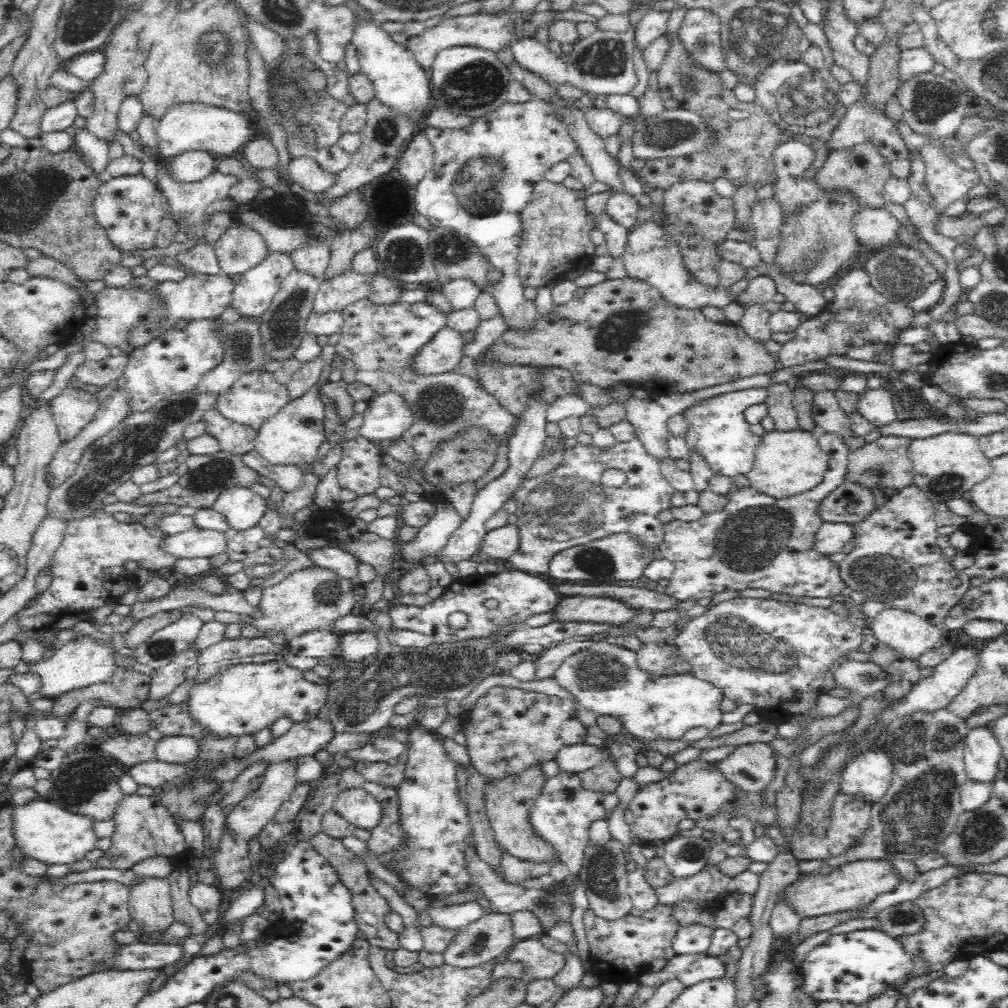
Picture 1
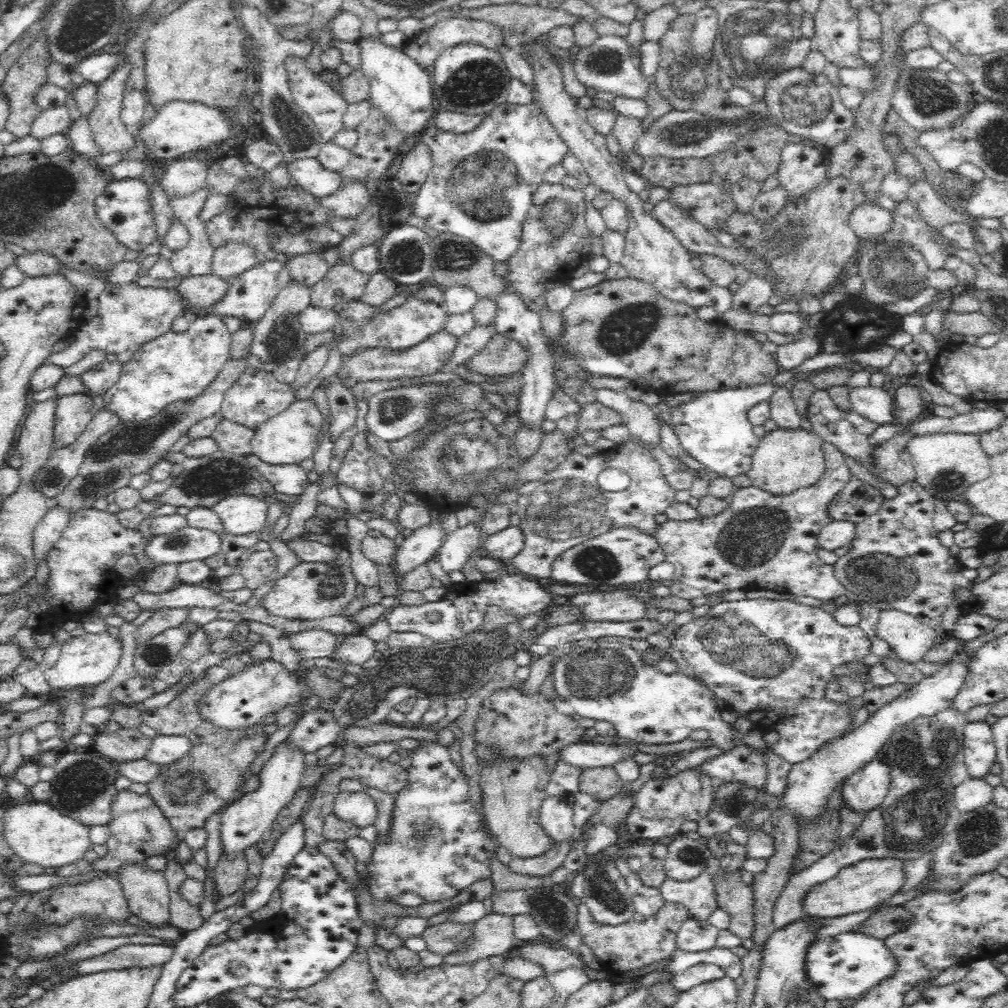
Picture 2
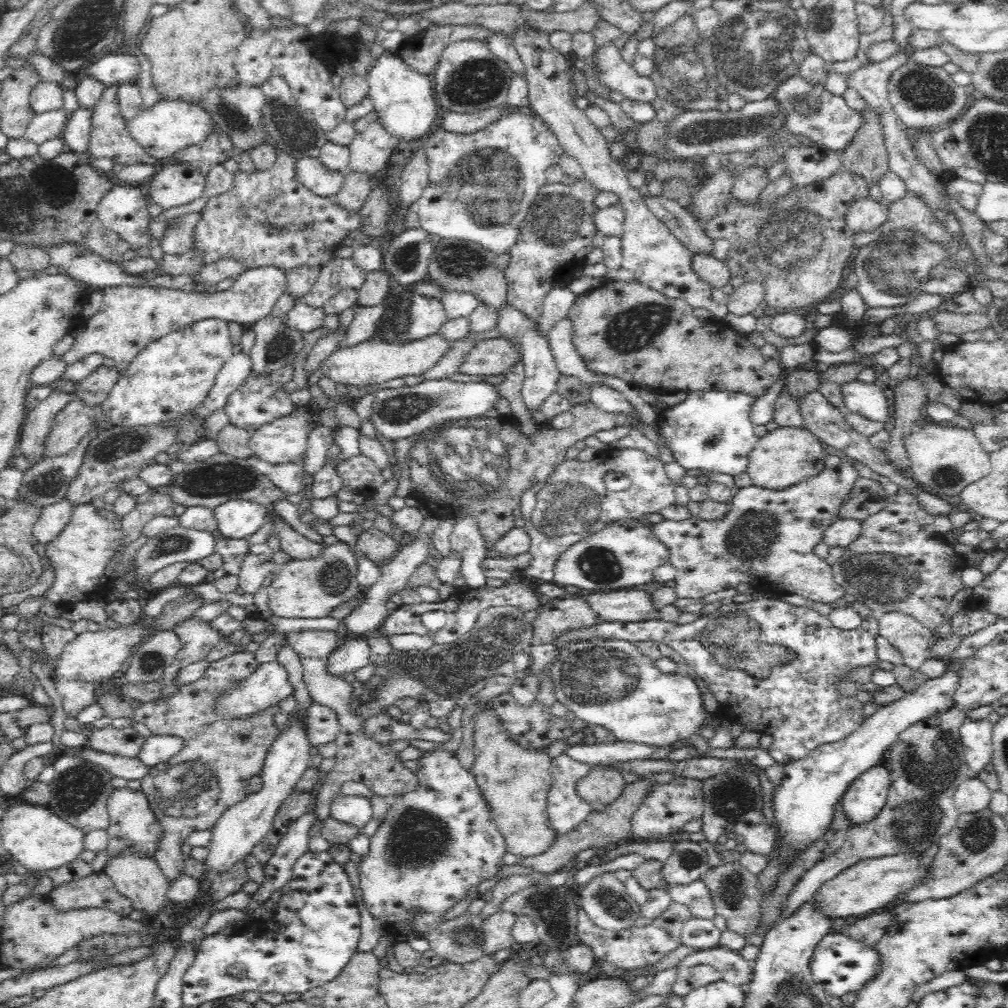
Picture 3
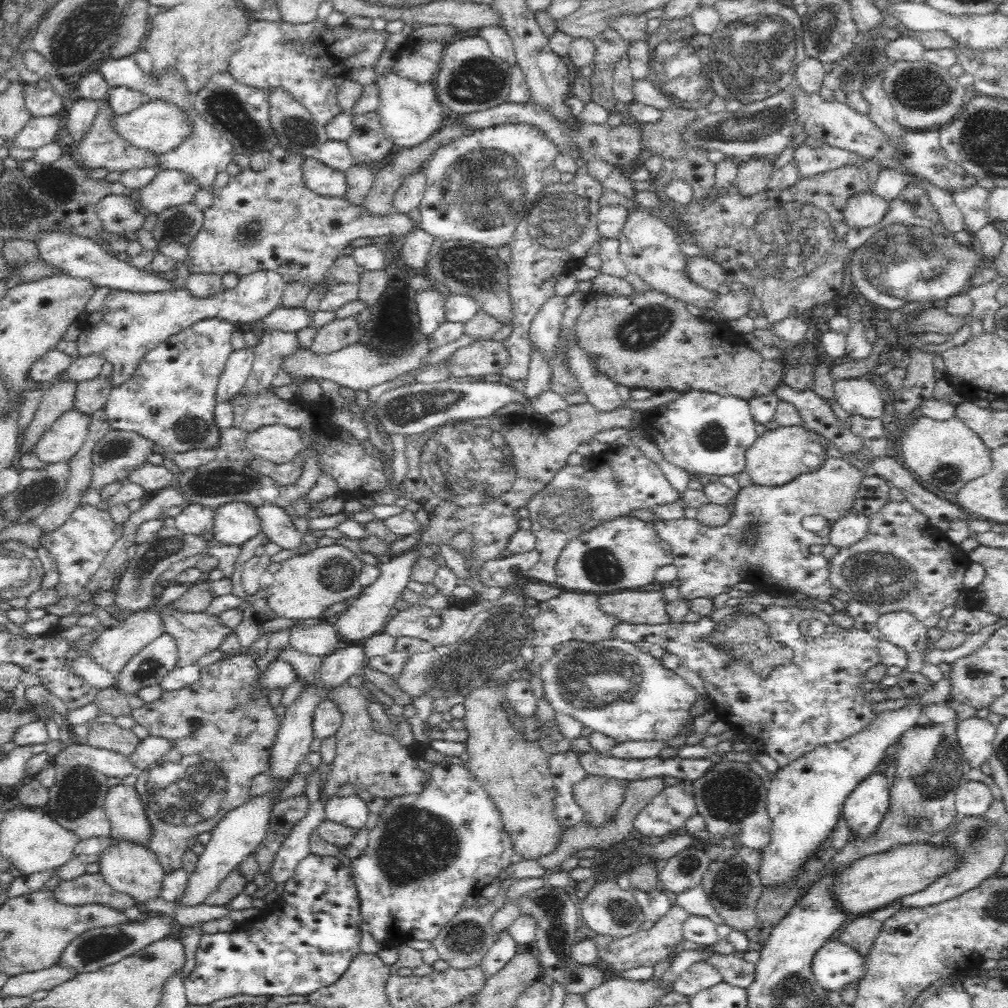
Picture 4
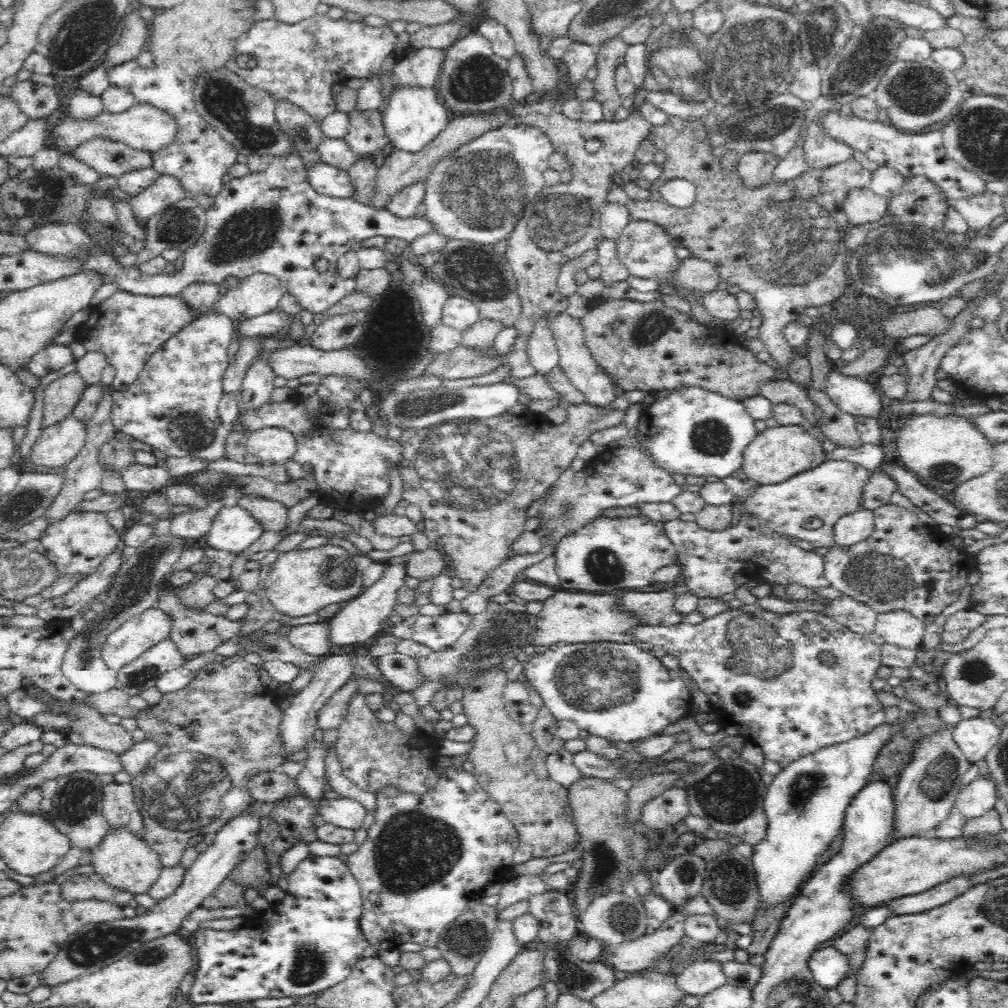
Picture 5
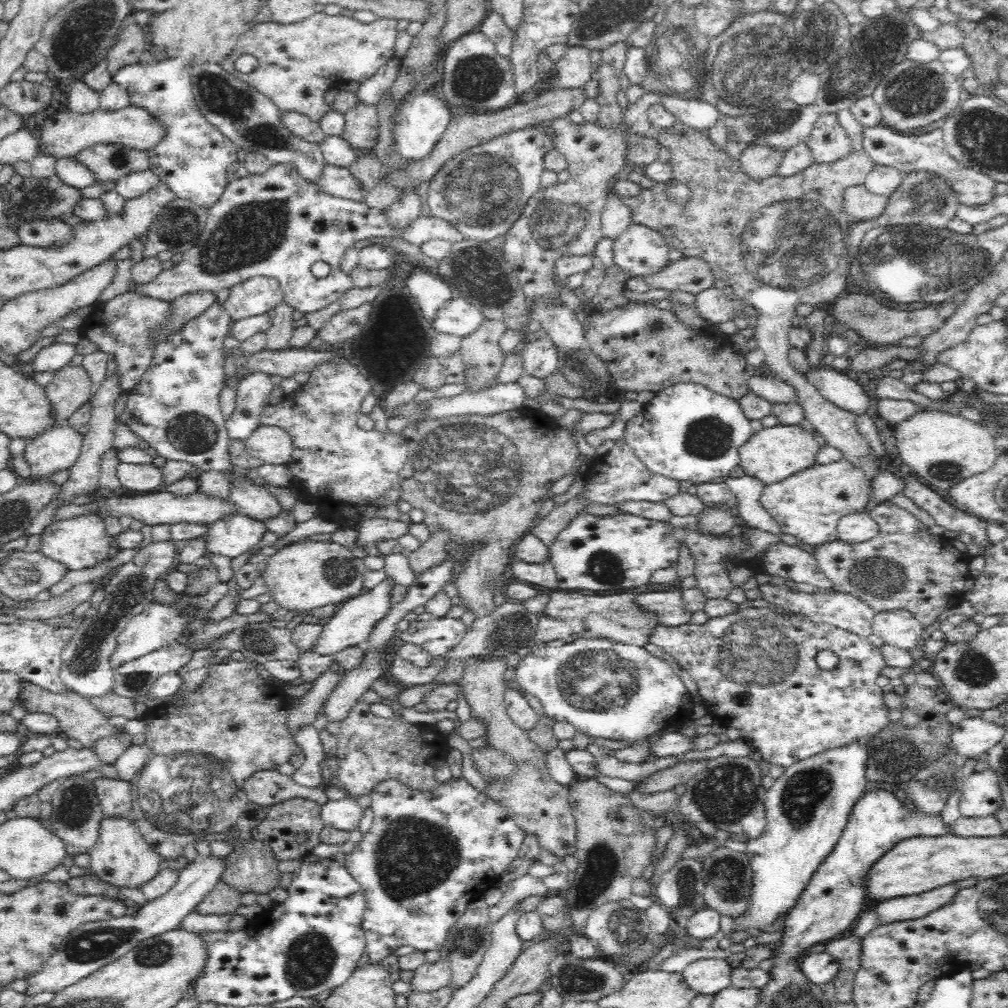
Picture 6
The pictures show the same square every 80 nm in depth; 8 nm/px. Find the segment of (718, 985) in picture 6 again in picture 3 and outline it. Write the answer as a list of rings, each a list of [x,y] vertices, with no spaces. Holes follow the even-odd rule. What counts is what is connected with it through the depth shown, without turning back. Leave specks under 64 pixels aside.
[[[696,964],[690,968],[680,967],[671,992],[680,998],[684,998],[694,989],[712,984],[720,979],[720,972],[708,965]]]

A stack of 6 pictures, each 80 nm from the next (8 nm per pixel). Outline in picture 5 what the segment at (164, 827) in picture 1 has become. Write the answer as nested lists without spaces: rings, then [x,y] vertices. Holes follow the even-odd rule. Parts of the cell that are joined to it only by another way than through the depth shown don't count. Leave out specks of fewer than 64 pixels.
[[[132,783],[103,784],[102,815],[111,828],[127,828],[130,832],[140,836],[142,817],[134,804]]]

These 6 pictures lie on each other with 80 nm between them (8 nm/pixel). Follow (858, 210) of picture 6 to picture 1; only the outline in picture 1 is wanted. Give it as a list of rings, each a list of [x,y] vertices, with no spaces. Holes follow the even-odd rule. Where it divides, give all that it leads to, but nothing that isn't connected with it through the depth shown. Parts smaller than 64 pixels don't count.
[[[883,207],[861,209],[853,217],[852,223],[860,247],[874,246],[875,250],[896,244],[895,237],[901,228],[899,220]]]

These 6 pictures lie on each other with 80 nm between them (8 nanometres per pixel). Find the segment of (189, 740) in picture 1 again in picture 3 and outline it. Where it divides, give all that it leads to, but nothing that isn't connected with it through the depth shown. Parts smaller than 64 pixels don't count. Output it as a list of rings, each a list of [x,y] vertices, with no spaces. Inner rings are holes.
[[[150,735],[145,738],[140,752],[138,752],[138,760],[148,768],[166,762],[170,756],[178,754],[178,750],[182,750],[184,741],[174,736],[166,735]]]

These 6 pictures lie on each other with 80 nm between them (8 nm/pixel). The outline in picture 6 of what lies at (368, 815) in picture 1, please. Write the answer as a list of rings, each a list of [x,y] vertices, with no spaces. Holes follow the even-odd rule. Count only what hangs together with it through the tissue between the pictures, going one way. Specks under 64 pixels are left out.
[[[352,797],[329,800],[321,805],[321,819],[326,827],[348,832],[359,828],[363,810]]]

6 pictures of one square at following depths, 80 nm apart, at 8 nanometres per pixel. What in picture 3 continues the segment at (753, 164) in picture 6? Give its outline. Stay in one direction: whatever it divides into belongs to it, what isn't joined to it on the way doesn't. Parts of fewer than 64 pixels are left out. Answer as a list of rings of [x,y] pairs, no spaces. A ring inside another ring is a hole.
[[[751,167],[744,170],[742,174],[735,178],[731,194],[740,203],[752,205],[762,193],[762,190],[771,182],[768,170],[760,167]]]

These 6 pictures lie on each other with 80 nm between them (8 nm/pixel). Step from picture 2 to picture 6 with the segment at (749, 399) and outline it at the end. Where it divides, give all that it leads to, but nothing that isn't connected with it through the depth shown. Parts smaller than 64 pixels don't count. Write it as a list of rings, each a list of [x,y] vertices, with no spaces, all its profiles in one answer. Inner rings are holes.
[[[682,381],[654,393],[650,401],[642,404],[641,410],[627,421],[623,440],[646,470],[678,482],[688,480],[697,487],[714,480],[725,480],[739,464],[738,450],[754,432],[748,422],[738,401],[712,392],[702,384]]]

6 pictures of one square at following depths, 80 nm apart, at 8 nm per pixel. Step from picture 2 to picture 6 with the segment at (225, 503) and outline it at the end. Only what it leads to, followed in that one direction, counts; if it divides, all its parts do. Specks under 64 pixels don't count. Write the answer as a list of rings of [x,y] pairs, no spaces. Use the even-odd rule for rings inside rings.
[[[234,513],[225,519],[213,522],[207,530],[207,552],[232,560],[252,550],[266,533],[264,523]]]

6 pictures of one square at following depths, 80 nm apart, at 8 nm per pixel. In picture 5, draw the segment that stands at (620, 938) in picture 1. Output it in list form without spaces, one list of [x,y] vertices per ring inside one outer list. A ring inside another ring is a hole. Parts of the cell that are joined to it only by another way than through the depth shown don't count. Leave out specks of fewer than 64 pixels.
[[[673,912],[652,935],[642,935],[633,941],[610,946],[602,944],[600,961],[618,972],[637,973],[647,969],[667,950],[672,949],[685,935],[686,915]]]

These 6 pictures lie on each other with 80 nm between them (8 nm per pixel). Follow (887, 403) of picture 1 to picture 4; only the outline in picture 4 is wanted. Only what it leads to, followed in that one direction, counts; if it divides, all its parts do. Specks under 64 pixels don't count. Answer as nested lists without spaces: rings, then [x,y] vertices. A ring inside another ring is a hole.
[[[838,378],[832,384],[832,398],[850,415],[880,419],[884,400],[868,378]]]

